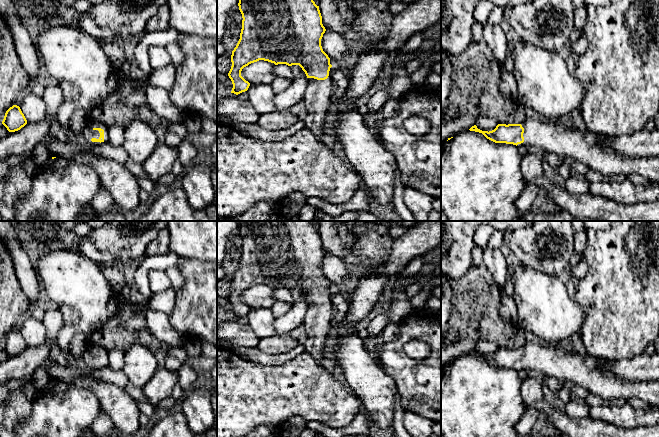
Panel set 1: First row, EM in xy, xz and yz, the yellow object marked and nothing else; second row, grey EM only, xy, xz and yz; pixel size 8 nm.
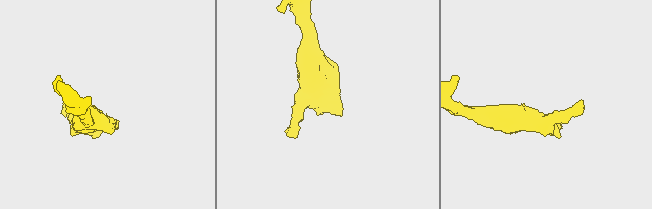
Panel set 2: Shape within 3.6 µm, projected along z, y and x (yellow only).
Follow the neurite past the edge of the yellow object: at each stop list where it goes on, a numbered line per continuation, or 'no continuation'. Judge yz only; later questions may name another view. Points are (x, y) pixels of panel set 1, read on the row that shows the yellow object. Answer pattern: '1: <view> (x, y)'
1: yz (560, 137)

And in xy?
1: xy (88, 132)

